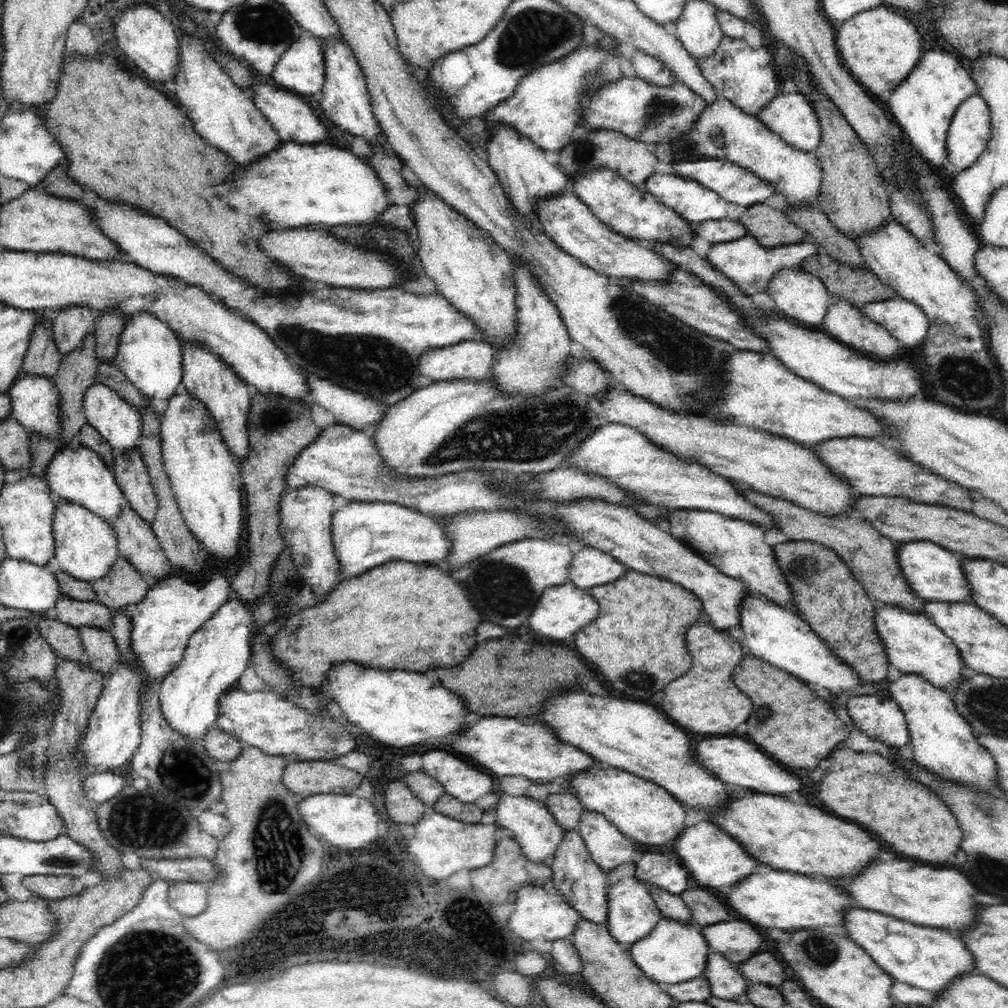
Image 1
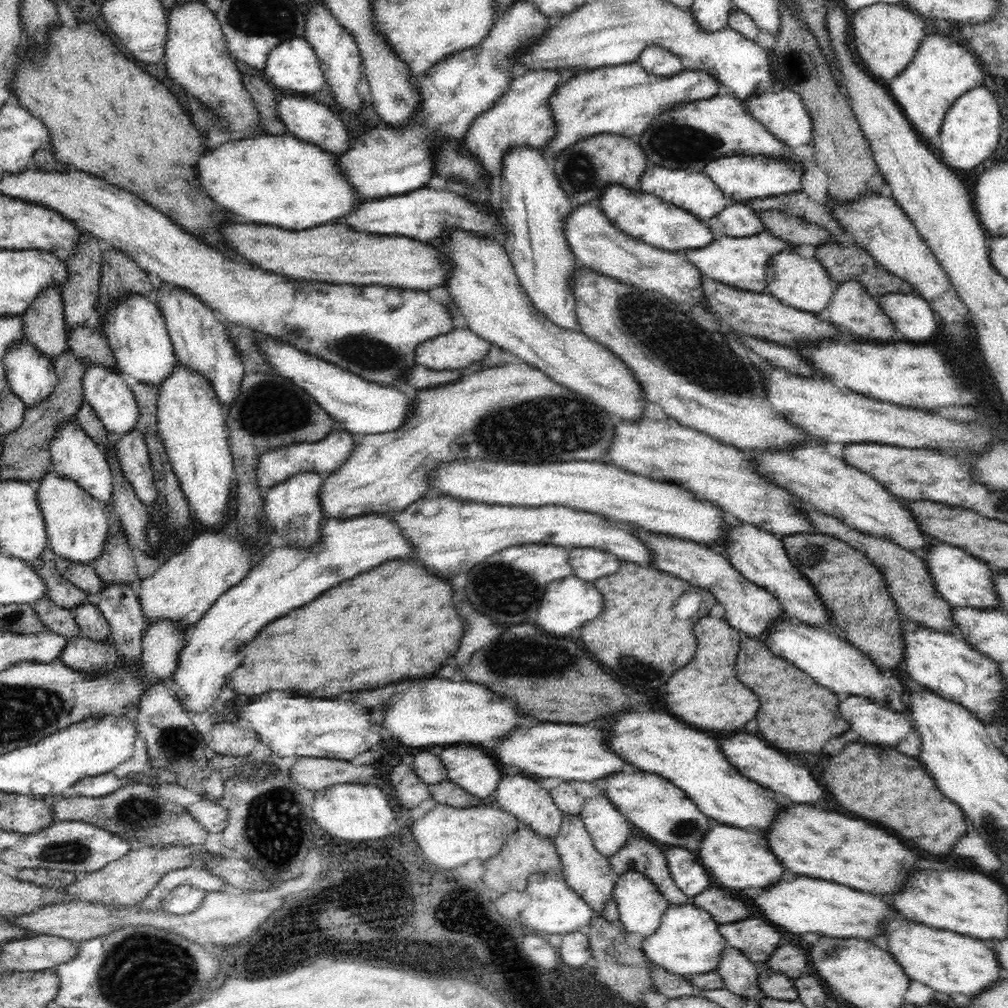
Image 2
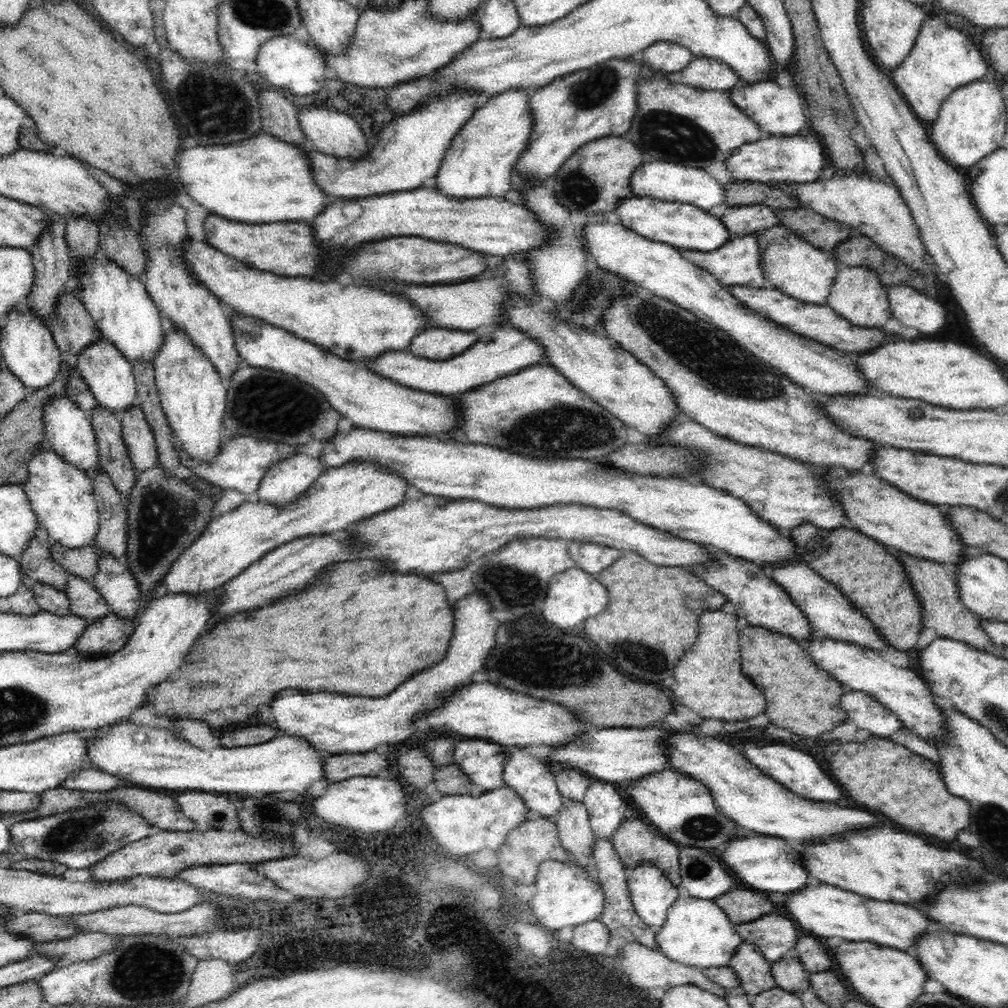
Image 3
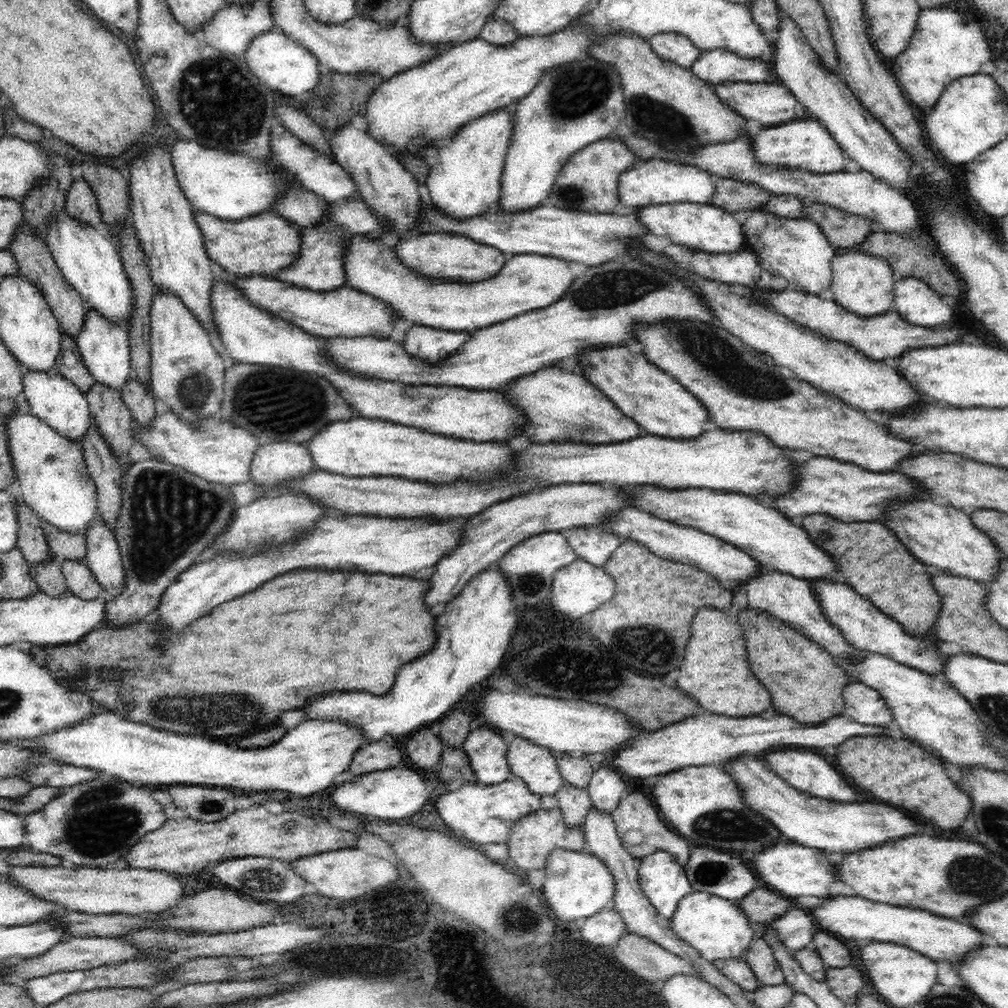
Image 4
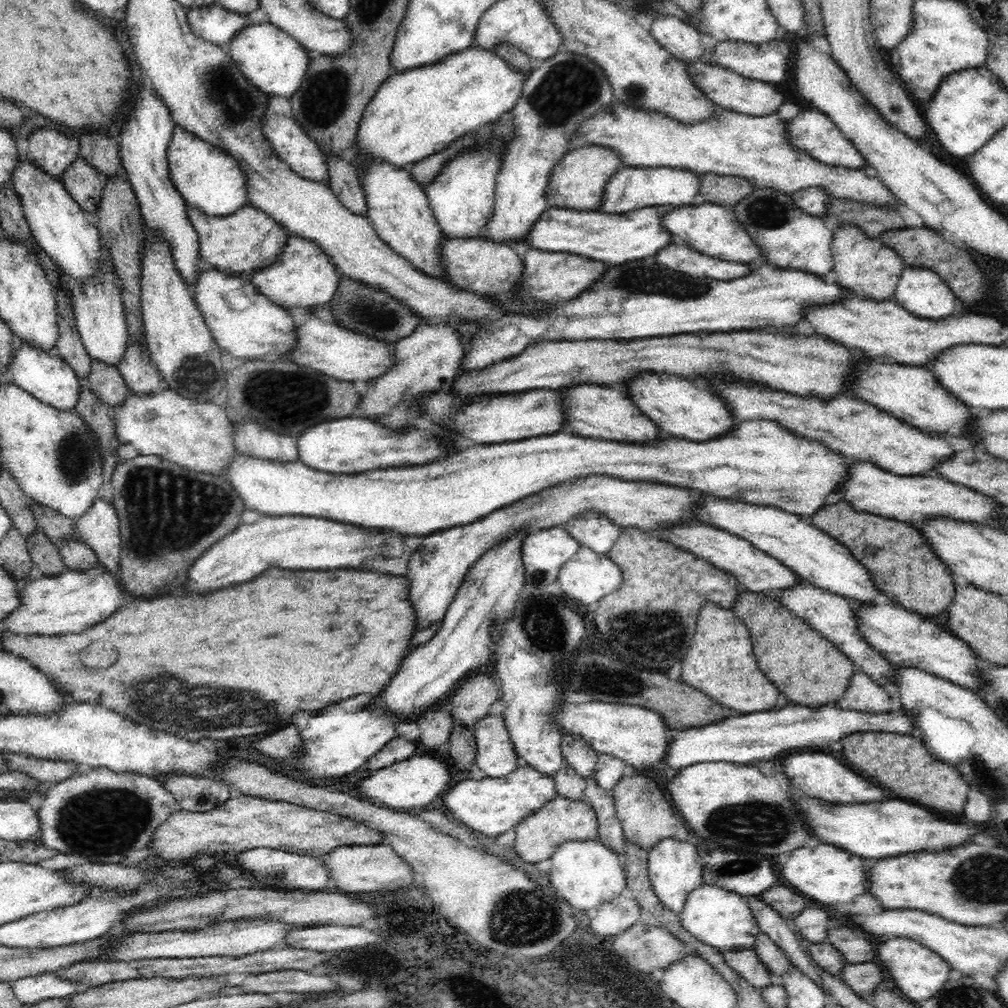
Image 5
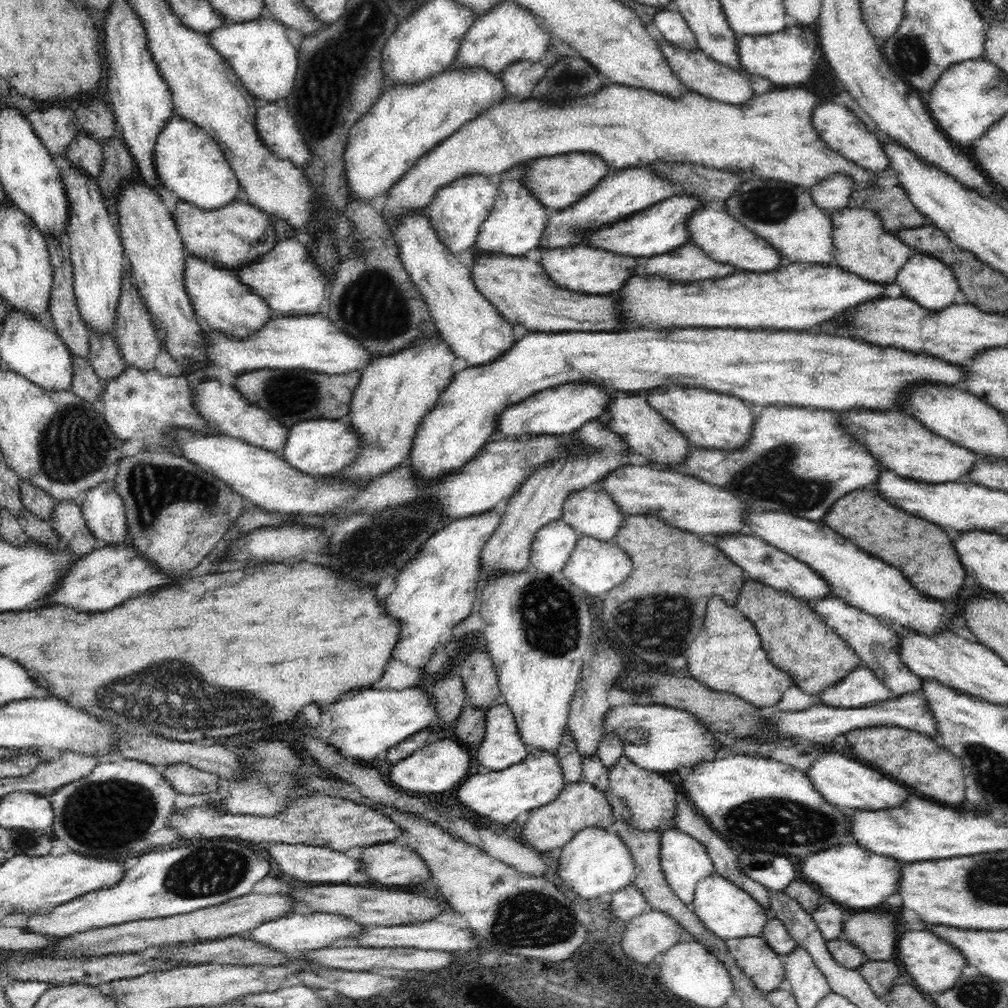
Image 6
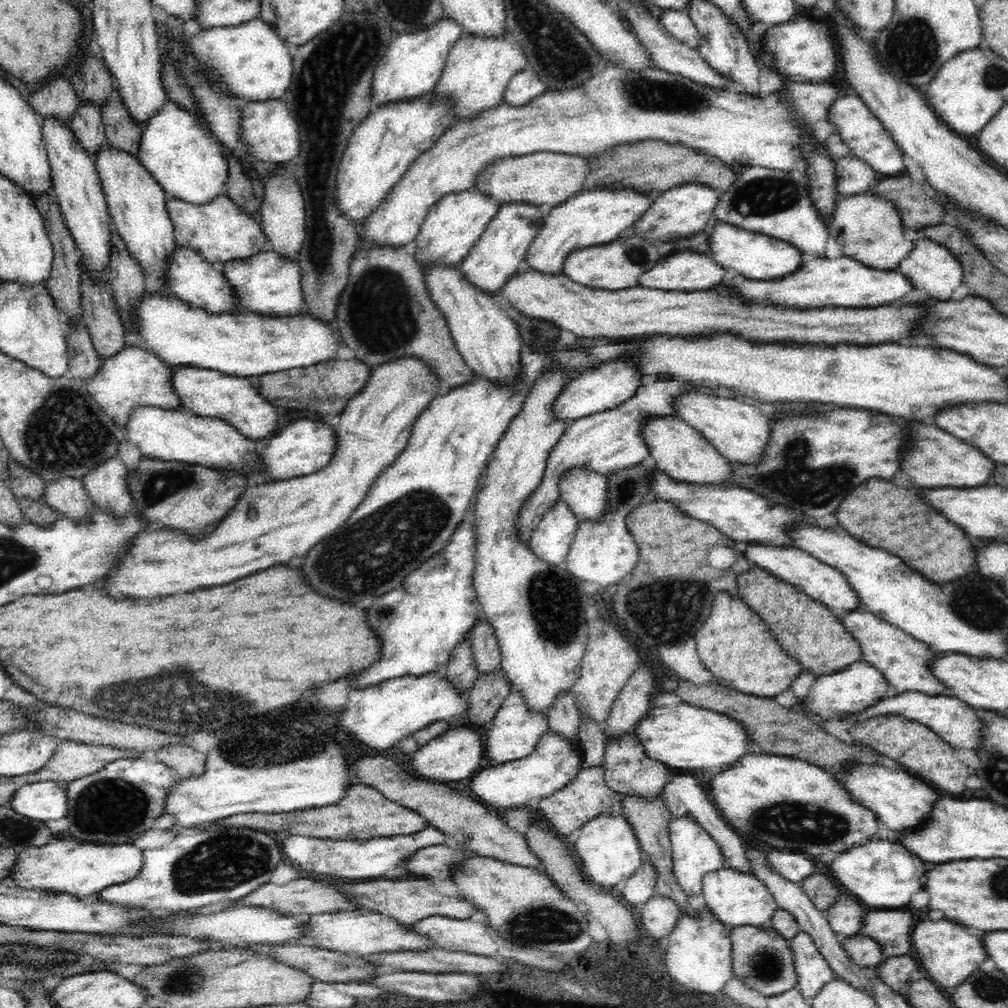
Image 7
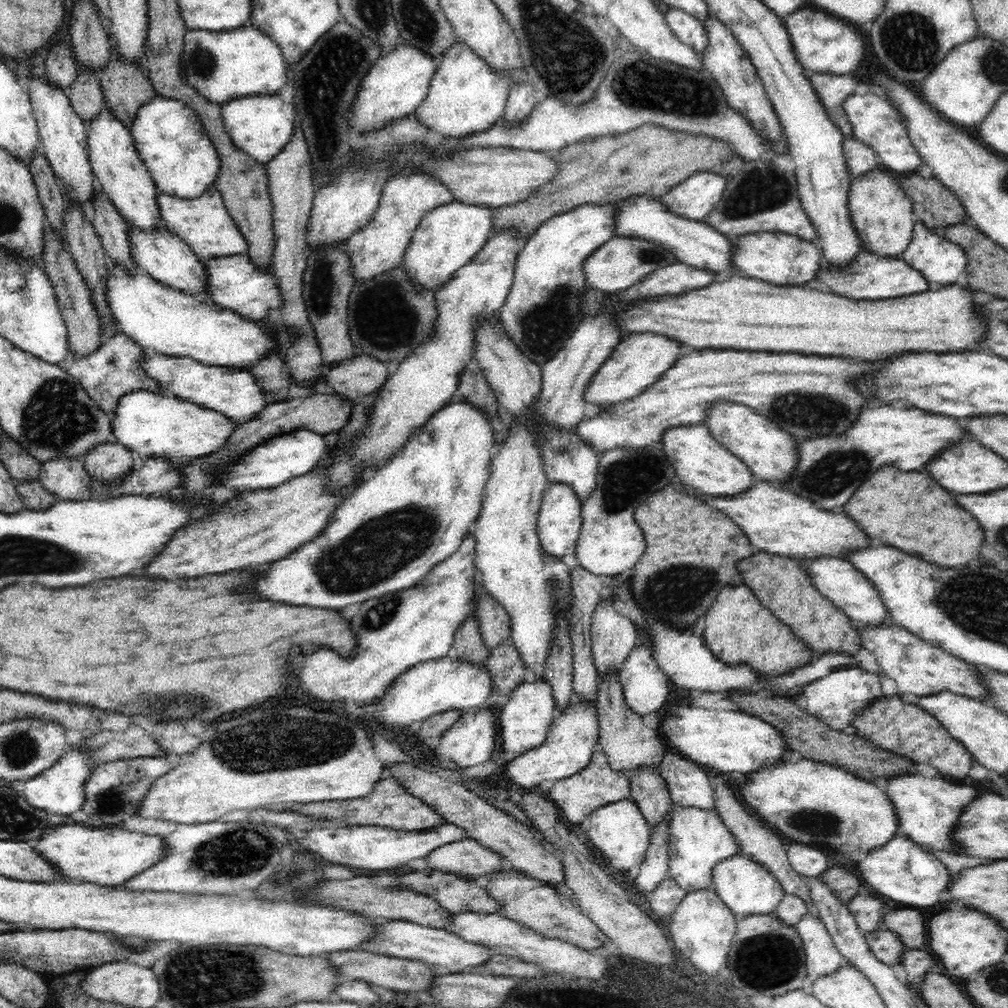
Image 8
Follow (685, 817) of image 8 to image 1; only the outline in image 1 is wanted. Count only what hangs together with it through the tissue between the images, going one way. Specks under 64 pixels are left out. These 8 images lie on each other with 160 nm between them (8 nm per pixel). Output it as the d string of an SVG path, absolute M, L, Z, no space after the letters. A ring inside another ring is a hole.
M625 877L616 884L609 885L607 893L608 912L606 925L616 942L627 946L633 945L648 936L657 925L657 922L663 917L652 898L651 891L638 878Z

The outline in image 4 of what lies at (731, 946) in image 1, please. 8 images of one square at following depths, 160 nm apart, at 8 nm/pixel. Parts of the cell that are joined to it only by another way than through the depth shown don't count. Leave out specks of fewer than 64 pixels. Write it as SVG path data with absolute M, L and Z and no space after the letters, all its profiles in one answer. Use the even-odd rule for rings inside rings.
M791 908L767 926L773 928L781 943L792 951L811 947L814 933L819 930L808 908Z

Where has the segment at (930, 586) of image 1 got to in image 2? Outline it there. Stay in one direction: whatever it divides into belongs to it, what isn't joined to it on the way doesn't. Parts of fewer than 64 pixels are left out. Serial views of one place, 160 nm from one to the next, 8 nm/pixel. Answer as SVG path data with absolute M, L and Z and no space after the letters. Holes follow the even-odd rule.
M934 541L931 548L922 554L928 571L932 574L932 583L936 584L936 591L952 607L964 607L982 610L1000 608L1000 596L996 591L995 569L975 555L968 554L958 546Z

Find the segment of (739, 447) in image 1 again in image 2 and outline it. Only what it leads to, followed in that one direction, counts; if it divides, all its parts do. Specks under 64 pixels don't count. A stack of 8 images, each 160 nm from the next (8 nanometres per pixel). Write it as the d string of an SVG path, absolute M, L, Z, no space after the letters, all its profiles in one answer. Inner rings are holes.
M804 443L790 449L748 454L754 456L755 466L771 482L779 483L810 508L833 516L854 530L888 539L906 550L921 554L926 553L935 541L923 533L922 526L915 521L915 515L910 516L911 510L907 509L904 501L900 502L869 474L850 466L842 458L831 456L820 443Z

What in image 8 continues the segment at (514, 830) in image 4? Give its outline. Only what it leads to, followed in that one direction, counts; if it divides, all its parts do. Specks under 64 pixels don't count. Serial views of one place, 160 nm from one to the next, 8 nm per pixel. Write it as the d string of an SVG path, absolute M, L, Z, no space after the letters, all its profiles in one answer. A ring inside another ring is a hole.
M602 751L594 753L588 766L582 768L580 772L572 774L568 778L560 778L547 787L549 797L561 810L564 820L576 827L580 825L585 816L590 816L600 806L618 802L620 799L631 798L630 773L624 770L612 770L606 753Z

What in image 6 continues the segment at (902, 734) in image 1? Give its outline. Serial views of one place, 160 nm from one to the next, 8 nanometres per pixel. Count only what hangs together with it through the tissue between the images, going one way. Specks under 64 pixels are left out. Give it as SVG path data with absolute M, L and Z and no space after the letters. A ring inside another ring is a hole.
M858 666L818 695L820 704L844 709L875 706L894 698L891 690L866 666Z

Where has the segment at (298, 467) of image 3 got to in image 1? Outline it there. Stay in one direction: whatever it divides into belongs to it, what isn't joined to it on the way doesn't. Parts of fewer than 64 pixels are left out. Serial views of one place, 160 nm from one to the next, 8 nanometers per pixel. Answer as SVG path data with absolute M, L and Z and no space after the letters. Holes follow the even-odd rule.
M303 486L288 488L280 500L280 536L292 555L298 577L304 580L316 594L316 601L326 599L328 594L342 582L332 540L332 496L323 487Z

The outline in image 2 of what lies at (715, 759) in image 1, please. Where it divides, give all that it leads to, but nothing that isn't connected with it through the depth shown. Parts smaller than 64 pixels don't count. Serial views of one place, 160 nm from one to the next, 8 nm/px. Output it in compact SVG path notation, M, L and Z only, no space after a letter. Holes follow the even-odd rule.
M736 734L736 736L726 738L721 743L724 756L736 770L739 770L740 774L750 778L752 782L757 782L760 786L781 795L789 802L792 800L792 802L810 804L810 802L814 802L814 800L818 800L818 798L822 798L826 794L824 788L820 784L816 784L816 780L812 778L808 768L792 764L790 756L784 756L784 752L768 748L766 742L756 738L756 736Z

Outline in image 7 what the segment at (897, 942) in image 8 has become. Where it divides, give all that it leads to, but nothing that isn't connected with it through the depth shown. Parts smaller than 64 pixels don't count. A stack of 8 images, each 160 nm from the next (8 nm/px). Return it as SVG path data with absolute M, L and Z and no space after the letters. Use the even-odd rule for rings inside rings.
M869 936L841 937L841 945L848 958L861 968L876 968L885 958L878 942Z

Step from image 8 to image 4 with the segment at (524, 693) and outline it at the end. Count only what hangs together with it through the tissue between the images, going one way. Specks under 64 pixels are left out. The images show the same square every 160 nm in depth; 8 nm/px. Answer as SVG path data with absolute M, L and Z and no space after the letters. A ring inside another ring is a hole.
M475 725L461 749L469 758L478 785L504 782L511 770L507 763L509 738L485 725Z

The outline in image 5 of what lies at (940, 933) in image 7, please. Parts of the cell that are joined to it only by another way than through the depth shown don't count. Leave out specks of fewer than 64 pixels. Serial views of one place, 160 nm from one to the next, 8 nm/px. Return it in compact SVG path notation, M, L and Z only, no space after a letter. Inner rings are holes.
M912 938L886 939L878 945L874 962L880 962L879 965L884 966L884 970L888 970L886 974L894 980L895 988L917 1004L936 994L954 974L951 966L939 954Z

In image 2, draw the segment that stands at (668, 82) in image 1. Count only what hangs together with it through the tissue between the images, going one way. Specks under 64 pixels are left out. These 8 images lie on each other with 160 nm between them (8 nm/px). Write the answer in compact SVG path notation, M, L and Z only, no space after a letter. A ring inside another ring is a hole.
M647 46L636 61L648 74L656 76L676 76L684 67L684 60L680 56L660 46Z

